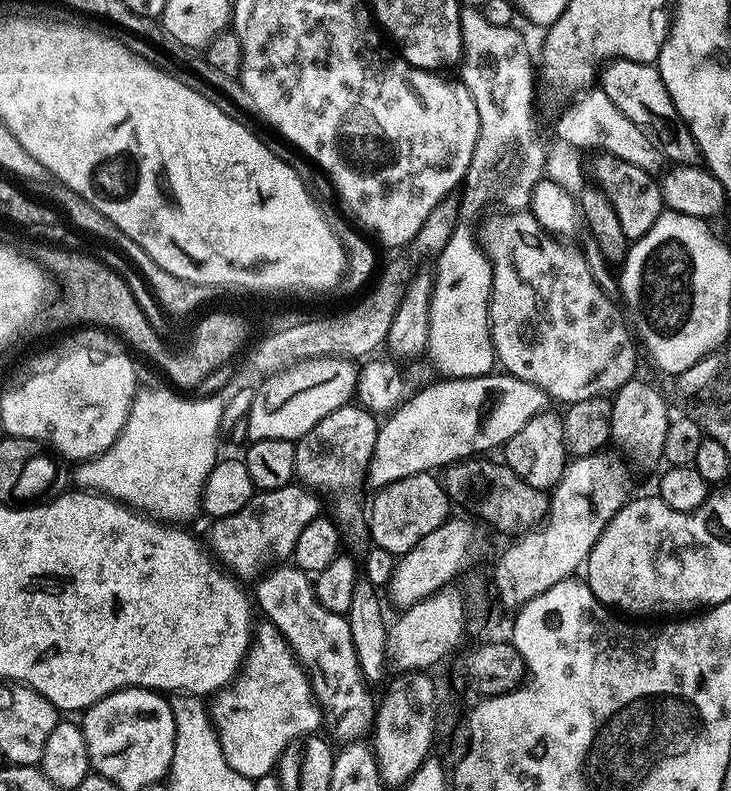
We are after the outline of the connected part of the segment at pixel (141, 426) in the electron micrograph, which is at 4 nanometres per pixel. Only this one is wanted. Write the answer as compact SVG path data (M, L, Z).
M137 391L120 437L102 455L75 465L81 489L111 496L160 522L184 522L180 520L201 511L204 483L218 459L216 436L221 435L224 400L216 396L187 400L187 395L171 391Z

